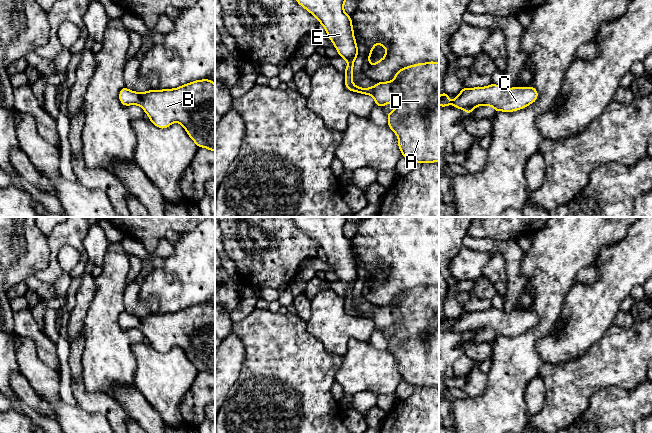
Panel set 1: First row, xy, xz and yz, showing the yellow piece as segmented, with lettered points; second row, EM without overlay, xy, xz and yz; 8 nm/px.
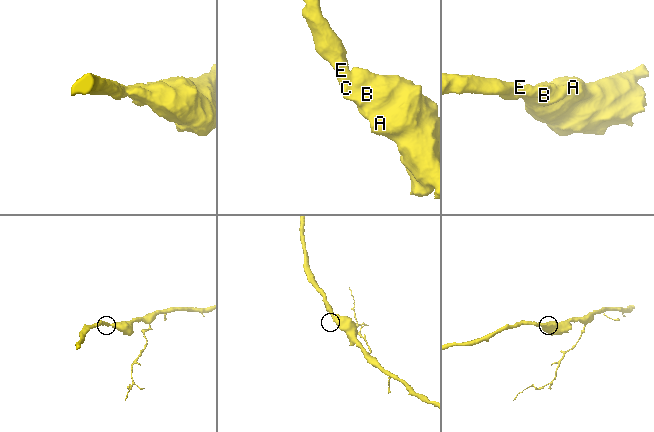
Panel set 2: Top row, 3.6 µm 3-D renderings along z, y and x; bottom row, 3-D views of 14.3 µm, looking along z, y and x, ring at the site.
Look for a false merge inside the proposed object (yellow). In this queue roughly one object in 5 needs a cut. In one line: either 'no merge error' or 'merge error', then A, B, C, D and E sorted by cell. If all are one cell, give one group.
no merge error; groups A B C D E

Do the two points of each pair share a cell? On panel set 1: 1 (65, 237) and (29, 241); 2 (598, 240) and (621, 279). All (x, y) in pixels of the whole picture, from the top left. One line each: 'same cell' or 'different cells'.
1: different cells
2: different cells

